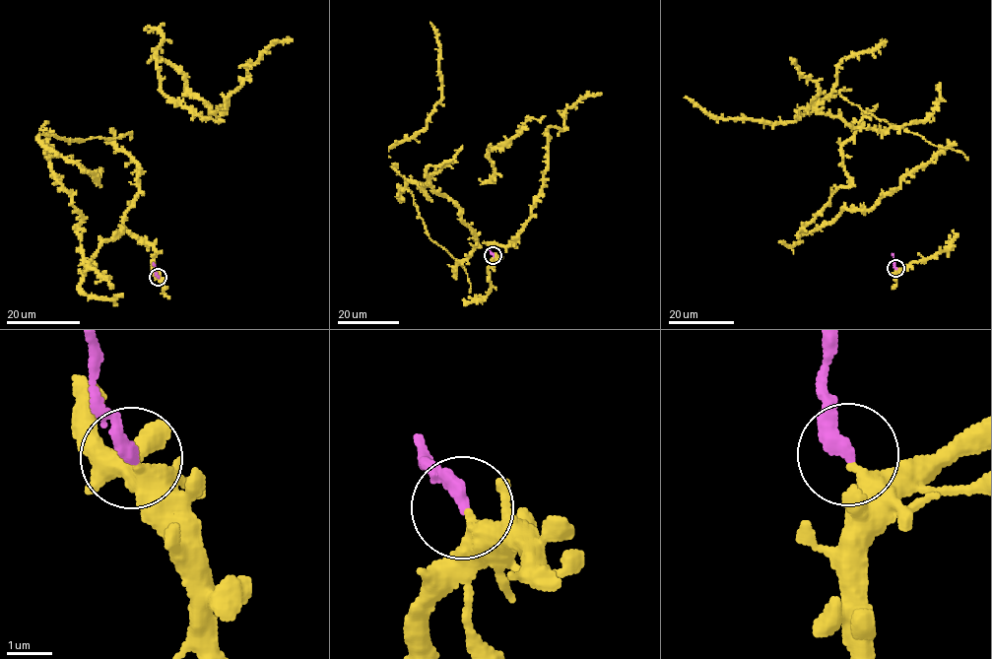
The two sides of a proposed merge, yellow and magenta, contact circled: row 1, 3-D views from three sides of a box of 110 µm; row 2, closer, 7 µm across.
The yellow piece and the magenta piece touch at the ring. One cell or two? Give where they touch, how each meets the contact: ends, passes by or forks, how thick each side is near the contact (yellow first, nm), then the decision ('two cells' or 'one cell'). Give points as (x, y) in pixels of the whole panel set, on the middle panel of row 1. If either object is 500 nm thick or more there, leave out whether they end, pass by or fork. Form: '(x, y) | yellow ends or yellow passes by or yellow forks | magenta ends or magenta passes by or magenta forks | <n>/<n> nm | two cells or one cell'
(493, 255) | 500/360 nm | two cells

